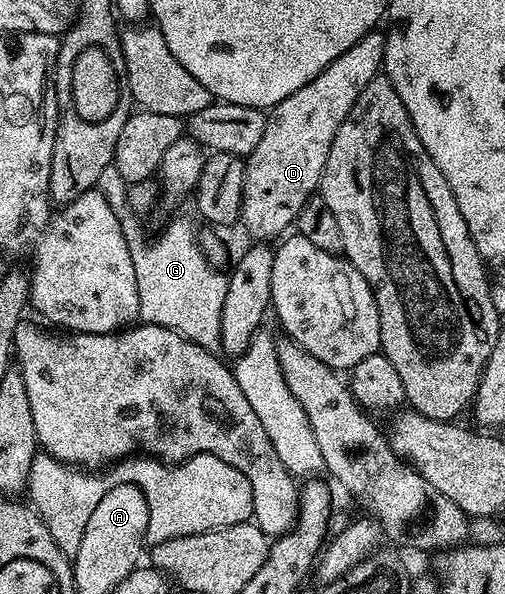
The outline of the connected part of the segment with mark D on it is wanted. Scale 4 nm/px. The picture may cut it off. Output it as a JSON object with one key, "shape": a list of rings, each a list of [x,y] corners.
{"shape":[[[378,30],[369,32],[367,36],[360,38],[360,42],[356,42],[356,46],[344,50],[340,58],[320,70],[320,74],[316,74],[312,82],[300,86],[300,90],[288,94],[284,102],[269,109],[264,134],[261,135],[256,148],[244,160],[240,224],[254,235],[255,241],[270,242],[273,241],[273,236],[281,237],[287,231],[285,228],[290,228],[295,223],[304,205],[319,191],[324,166],[328,162],[328,150],[332,150],[332,138],[336,138],[336,130],[340,130],[344,118],[348,118],[352,106],[356,106],[356,98],[360,98],[364,86],[368,86],[368,82],[372,82],[375,76],[379,75],[385,49],[385,35]]]}

